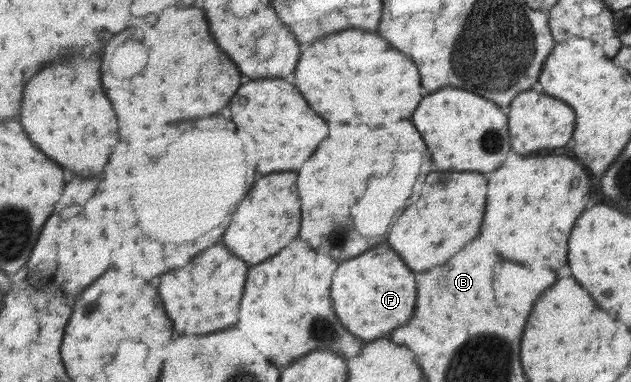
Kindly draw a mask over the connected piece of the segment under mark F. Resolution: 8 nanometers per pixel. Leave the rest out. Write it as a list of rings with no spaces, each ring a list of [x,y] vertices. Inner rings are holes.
[[[380,244],[340,266],[332,284],[332,300],[344,326],[348,326],[356,338],[370,342],[408,324],[416,312],[416,286],[416,274],[404,266],[402,256],[390,244]]]

